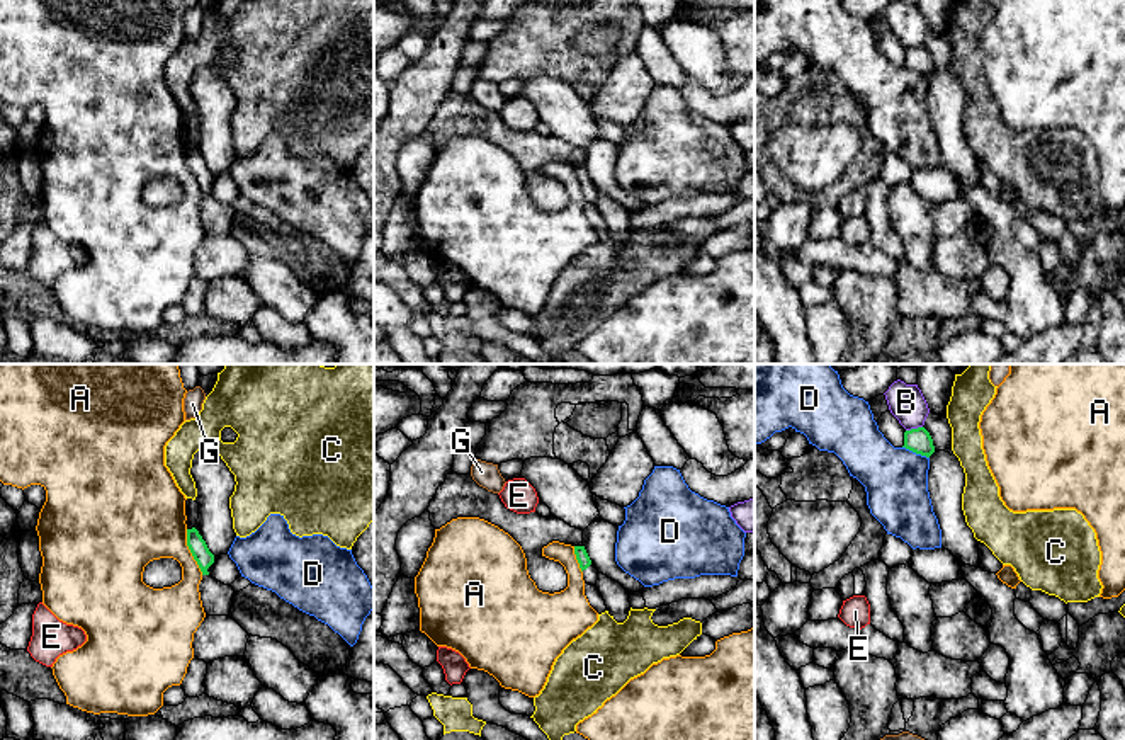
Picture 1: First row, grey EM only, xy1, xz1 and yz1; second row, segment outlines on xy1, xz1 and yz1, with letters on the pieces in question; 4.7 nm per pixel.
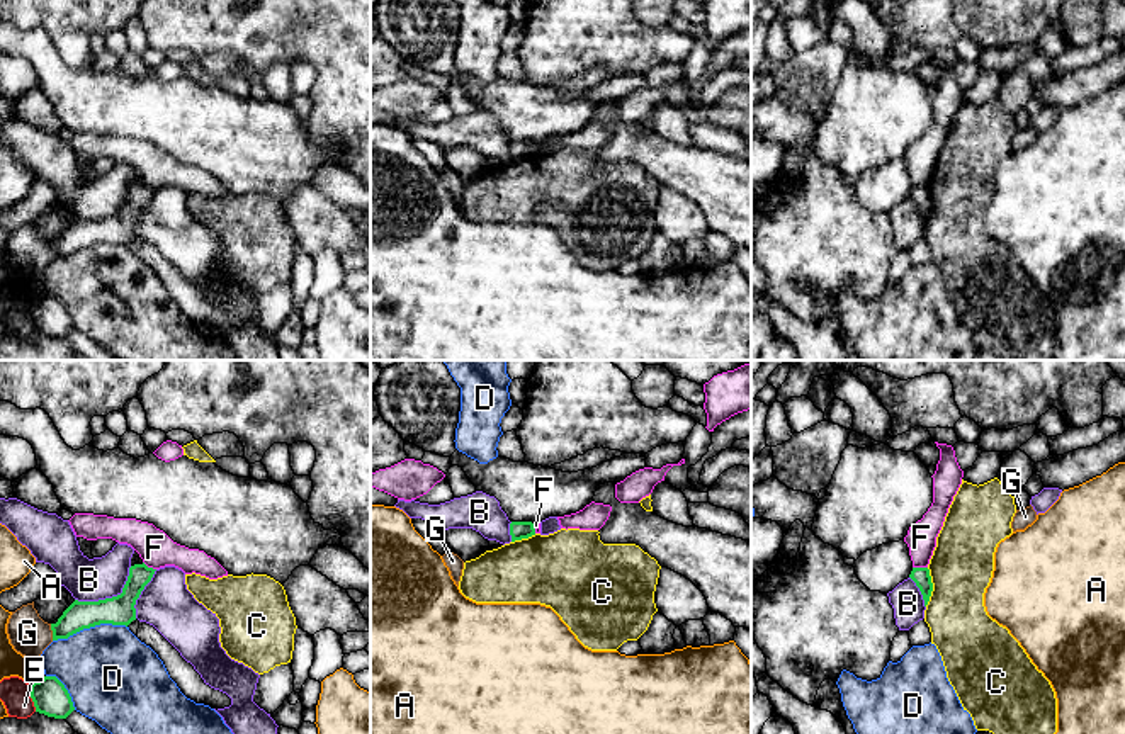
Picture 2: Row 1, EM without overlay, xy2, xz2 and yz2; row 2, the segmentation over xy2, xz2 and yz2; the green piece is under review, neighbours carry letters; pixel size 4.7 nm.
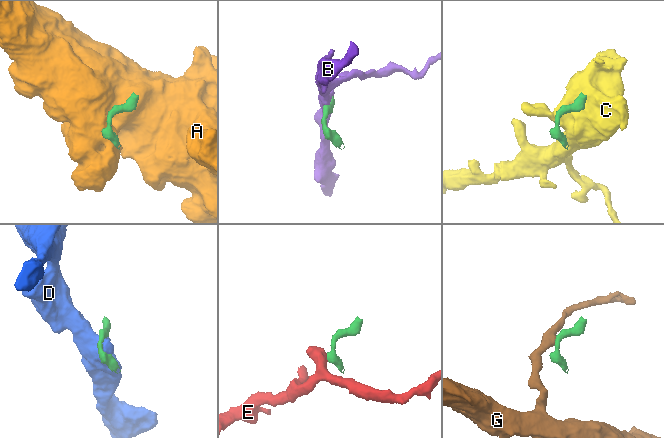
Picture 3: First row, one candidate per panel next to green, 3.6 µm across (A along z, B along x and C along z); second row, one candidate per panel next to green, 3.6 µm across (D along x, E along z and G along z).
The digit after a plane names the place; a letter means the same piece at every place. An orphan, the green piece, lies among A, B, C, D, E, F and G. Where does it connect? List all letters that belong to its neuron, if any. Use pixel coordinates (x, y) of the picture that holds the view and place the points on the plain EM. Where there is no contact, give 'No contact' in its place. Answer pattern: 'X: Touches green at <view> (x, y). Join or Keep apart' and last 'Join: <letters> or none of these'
A: Touches green at xy1 (191, 170). Keep apart
B: Touches green at xy2 (113, 216). Keep apart
C: Touches green at yz2 (932, 206). Keep apart
D: Touches green at xy2 (89, 247). Keep apart
E: Touches green at xy2 (33, 318). Keep apart
F: Touches green at yz2 (920, 187). Keep apart
G: Touches green at xy2 (53, 252). Keep apart
Join: none of these

